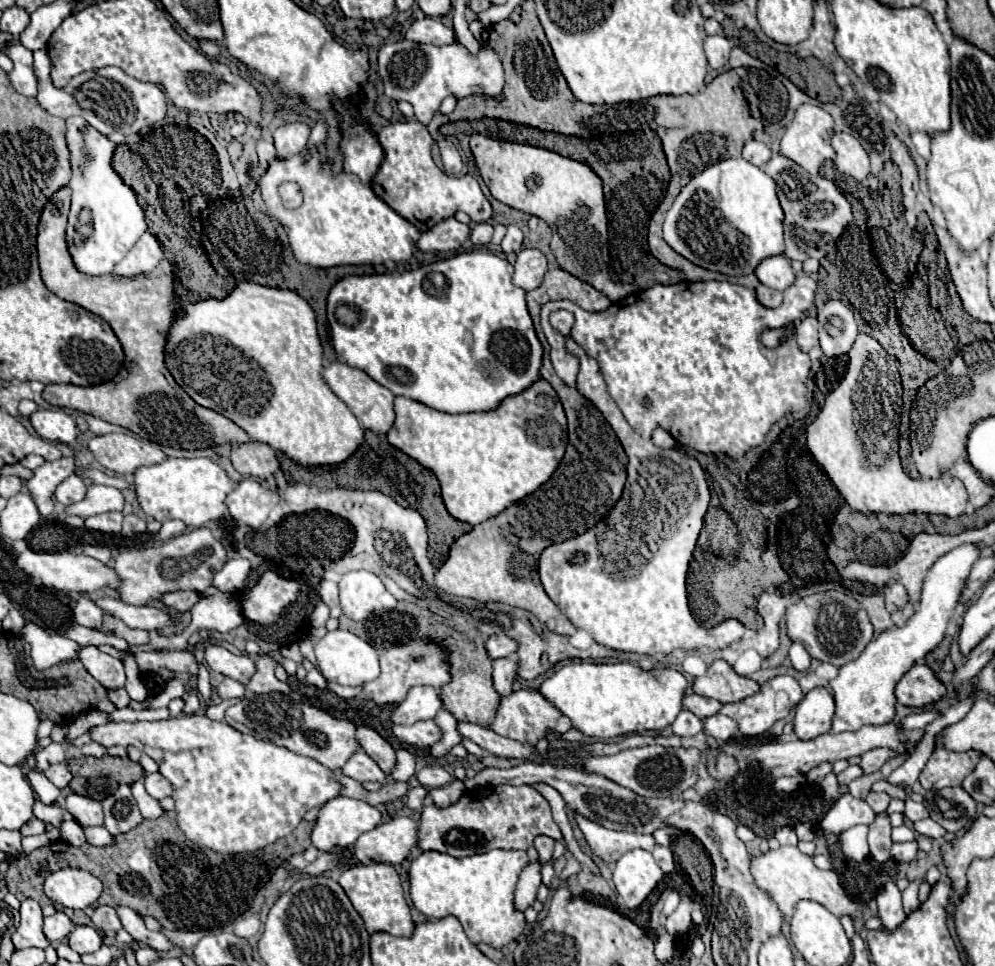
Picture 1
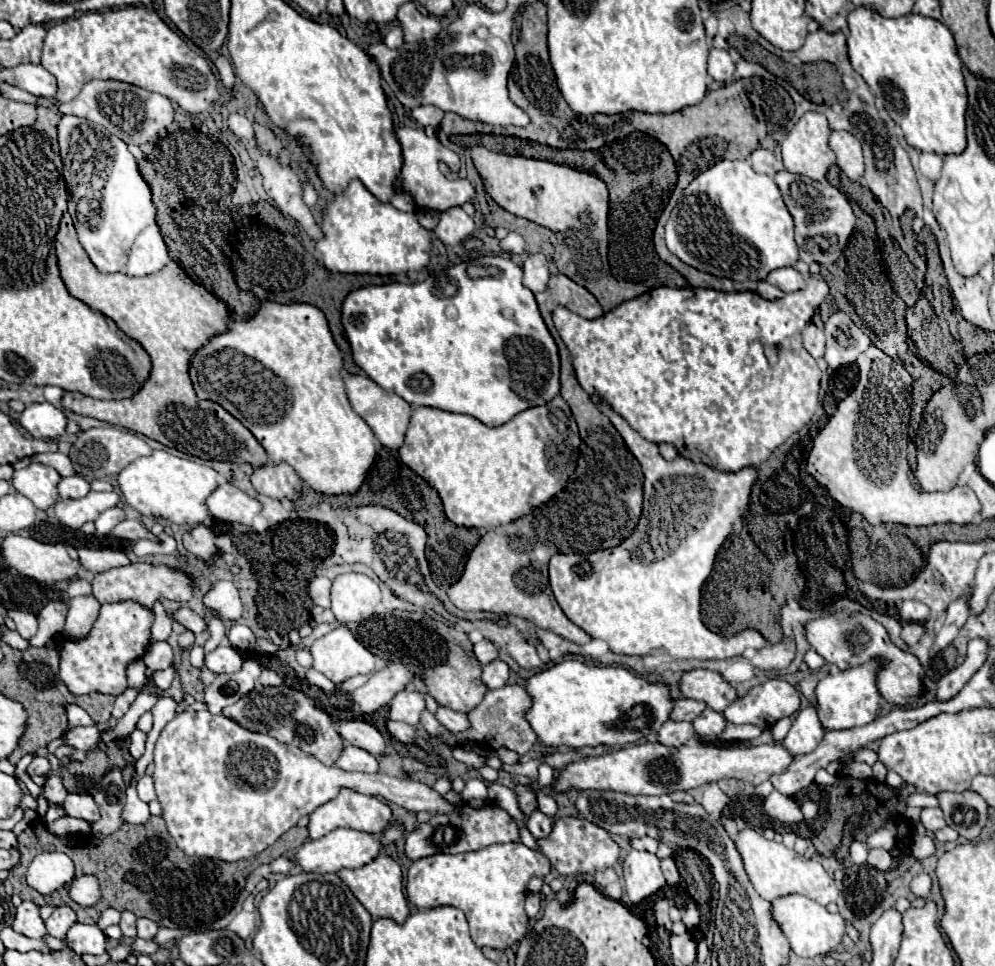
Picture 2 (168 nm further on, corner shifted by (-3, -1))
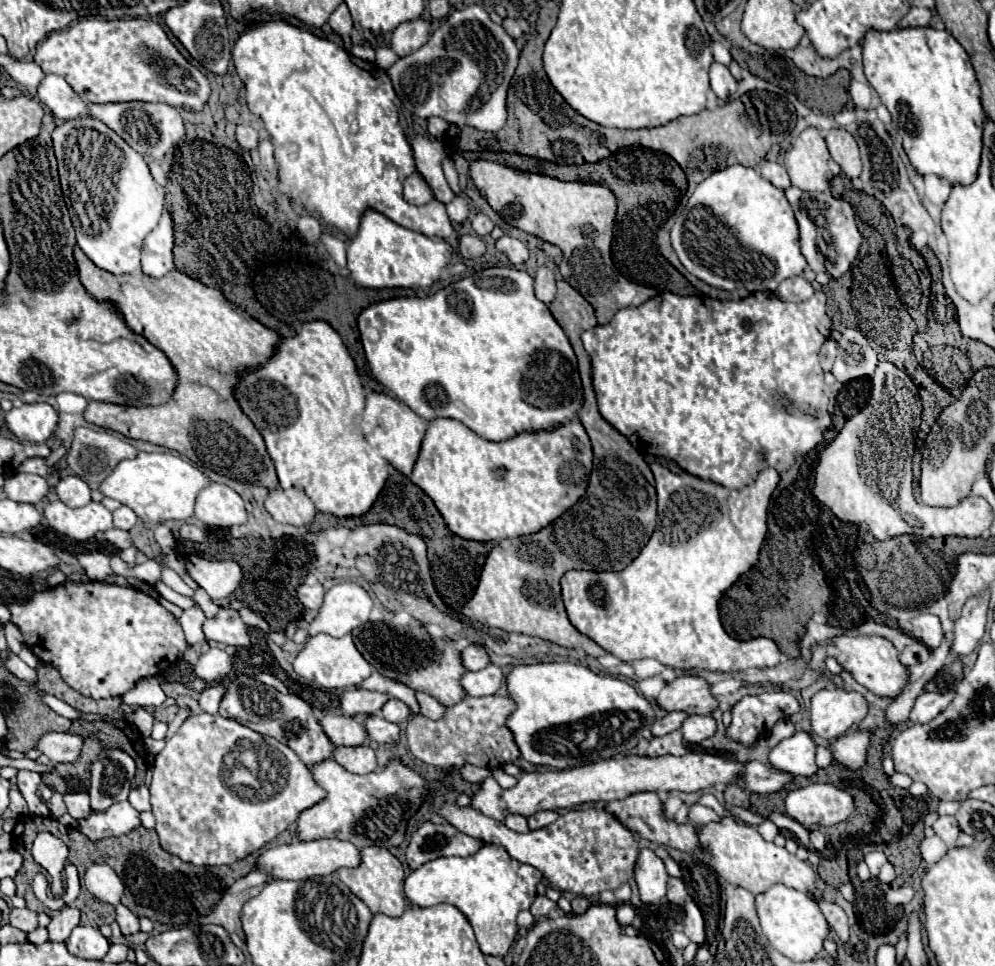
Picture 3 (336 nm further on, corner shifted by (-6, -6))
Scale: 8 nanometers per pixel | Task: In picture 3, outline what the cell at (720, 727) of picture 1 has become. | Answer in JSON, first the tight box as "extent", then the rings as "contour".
{"extent":[681,716,715,744],"contour":[[[687,716],[681,724],[683,740],[689,744],[701,744],[705,738],[715,734],[715,720],[711,716]]]}

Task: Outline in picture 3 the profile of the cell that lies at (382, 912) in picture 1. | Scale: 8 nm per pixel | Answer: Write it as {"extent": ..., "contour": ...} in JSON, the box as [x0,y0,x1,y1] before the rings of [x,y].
{"extent":[337,846,405,916],"contour":[[[379,846],[361,848],[361,864],[355,868],[339,868],[337,870],[339,880],[359,898],[363,900],[373,914],[385,914],[385,916],[401,916],[405,910],[405,898],[403,898],[403,866],[401,862],[387,850]]]}

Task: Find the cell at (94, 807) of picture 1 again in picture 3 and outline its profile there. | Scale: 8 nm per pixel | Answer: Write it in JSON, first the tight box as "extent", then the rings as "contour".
{"extent":[63,792,91,818],"contour":[[[71,792],[71,794],[63,794],[63,802],[67,806],[67,812],[73,816],[73,818],[85,818],[89,812],[91,812],[91,806],[89,806],[89,798],[85,792]]]}

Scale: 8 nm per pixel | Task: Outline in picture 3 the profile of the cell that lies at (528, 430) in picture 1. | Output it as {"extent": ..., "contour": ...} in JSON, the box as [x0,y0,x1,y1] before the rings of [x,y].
{"extent":[411,418,593,542],"contour":[[[437,418],[429,422],[411,482],[435,502],[453,534],[489,542],[529,536],[557,520],[585,494],[591,470],[593,450],[579,420],[553,432],[489,442],[459,420]]]}

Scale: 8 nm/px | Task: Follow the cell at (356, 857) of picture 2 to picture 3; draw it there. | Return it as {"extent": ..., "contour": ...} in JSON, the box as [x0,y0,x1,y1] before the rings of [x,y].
{"extent":[255,840,359,880],"contour":[[[315,840],[315,842],[291,842],[281,844],[275,848],[267,848],[259,858],[255,868],[259,872],[265,872],[269,878],[279,880],[305,880],[311,876],[327,876],[337,872],[343,866],[357,866],[359,864],[359,848],[351,842],[339,842],[339,840]]]}

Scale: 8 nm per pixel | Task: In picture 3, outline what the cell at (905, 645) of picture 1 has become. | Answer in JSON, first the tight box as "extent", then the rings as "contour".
{"extent":[809,690,867,740],"contour":[[[821,690],[811,698],[809,720],[815,736],[835,740],[867,714],[867,702],[859,692]]]}

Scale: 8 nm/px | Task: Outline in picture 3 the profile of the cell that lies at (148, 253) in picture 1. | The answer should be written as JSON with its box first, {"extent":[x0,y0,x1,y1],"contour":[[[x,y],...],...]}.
{"extent":[141,210,173,278],"contour":[[[165,210],[157,228],[143,242],[141,268],[147,276],[161,278],[173,270],[173,244],[173,220]]]}

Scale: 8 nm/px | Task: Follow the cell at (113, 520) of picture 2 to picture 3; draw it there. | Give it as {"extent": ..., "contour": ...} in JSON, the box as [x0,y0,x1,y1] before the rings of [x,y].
{"extent":[113,506,137,530],"contour":[[[121,506],[121,508],[117,508],[113,512],[113,524],[115,524],[115,528],[131,530],[135,526],[135,522],[137,522],[137,514],[131,508],[127,508],[127,506]]]}

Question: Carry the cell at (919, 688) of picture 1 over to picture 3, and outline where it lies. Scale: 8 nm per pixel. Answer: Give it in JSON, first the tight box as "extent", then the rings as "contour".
{"extent":[833,636,907,698],"contour":[[[839,636],[833,640],[833,646],[839,650],[837,660],[843,664],[843,668],[851,672],[855,680],[865,688],[869,688],[873,694],[893,698],[895,694],[899,694],[899,690],[903,690],[907,680],[907,668],[899,662],[899,654],[889,640],[881,636],[863,636],[863,638]]]}

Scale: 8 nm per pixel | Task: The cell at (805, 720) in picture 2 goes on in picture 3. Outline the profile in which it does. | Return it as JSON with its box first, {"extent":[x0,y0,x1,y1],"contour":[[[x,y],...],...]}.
{"extent":[769,732,817,776],"contour":[[[795,732],[769,752],[769,764],[793,776],[813,776],[817,772],[815,742],[807,732]]]}

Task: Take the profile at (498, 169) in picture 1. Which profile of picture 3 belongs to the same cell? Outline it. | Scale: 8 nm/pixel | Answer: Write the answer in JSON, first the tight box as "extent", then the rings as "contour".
{"extent":[471,160,657,324],"contour":[[[477,160],[471,164],[471,180],[477,186],[477,190],[481,192],[481,196],[489,202],[489,206],[509,226],[515,226],[527,234],[533,234],[533,236],[561,248],[561,252],[563,252],[561,274],[595,308],[599,324],[607,324],[615,316],[617,310],[621,310],[625,306],[639,306],[647,298],[657,294],[655,288],[651,290],[641,284],[635,284],[635,288],[625,288],[627,286],[625,278],[613,268],[611,240],[613,240],[613,228],[615,228],[617,200],[607,186],[587,184],[587,182],[563,182],[557,178],[521,172],[521,170],[515,170],[515,168],[497,164],[497,162],[487,162],[487,160]]]}

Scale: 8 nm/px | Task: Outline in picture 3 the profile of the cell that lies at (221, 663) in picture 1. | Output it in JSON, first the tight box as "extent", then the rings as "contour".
{"extent":[193,648,231,682],"contour":[[[211,648],[209,652],[201,654],[193,672],[205,680],[205,682],[219,682],[231,672],[231,658],[225,650],[221,648]]]}

